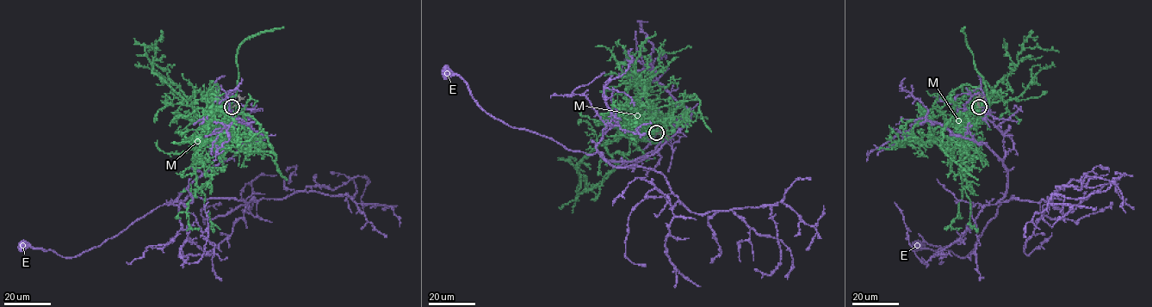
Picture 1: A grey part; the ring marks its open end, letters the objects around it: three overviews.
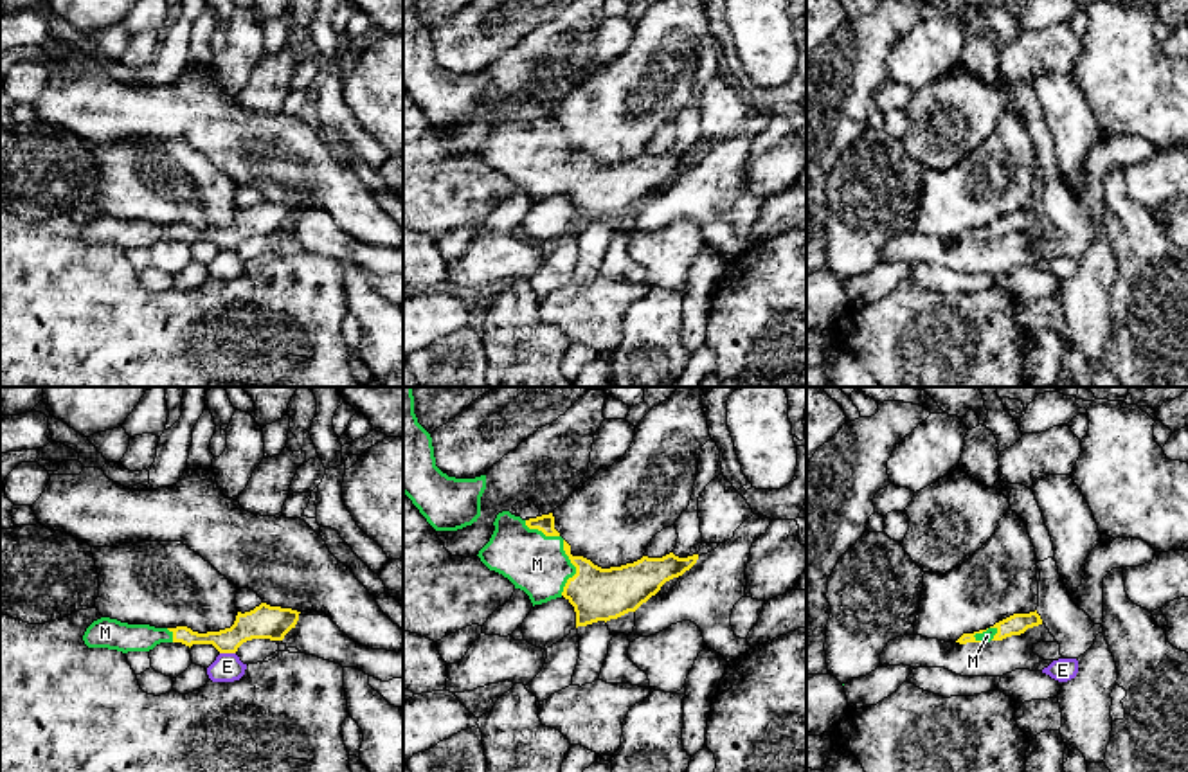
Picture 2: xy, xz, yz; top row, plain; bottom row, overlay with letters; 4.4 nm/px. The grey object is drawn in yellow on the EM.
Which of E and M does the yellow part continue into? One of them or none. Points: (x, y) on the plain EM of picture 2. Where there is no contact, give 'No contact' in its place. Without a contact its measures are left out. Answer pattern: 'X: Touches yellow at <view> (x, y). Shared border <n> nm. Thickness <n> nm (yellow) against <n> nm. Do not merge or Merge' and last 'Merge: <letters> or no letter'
E: Touches yellow at xy (227, 249). Shared border 70 nm. Thickness 150 nm (yellow) against 130 nm. Do not merge
M: Touches yellow at xz (575, 162). Shared border 240 nm. Thickness 240 nm (yellow) against 260 nm. Merge
Merge: M

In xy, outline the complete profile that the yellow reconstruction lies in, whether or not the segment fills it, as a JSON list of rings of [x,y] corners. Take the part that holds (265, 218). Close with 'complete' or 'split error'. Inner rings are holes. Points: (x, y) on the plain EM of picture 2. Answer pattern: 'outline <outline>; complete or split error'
outline [[[261,200],[250,209],[238,209],[230,225],[198,230],[187,223],[155,225],[149,221],[128,221],[117,216],[101,214],[94,218],[83,238],[88,245],[108,245],[122,250],[149,248],[160,239],[212,241],[220,250],[236,250],[252,236],[283,238],[299,218],[297,207]]]; split error

